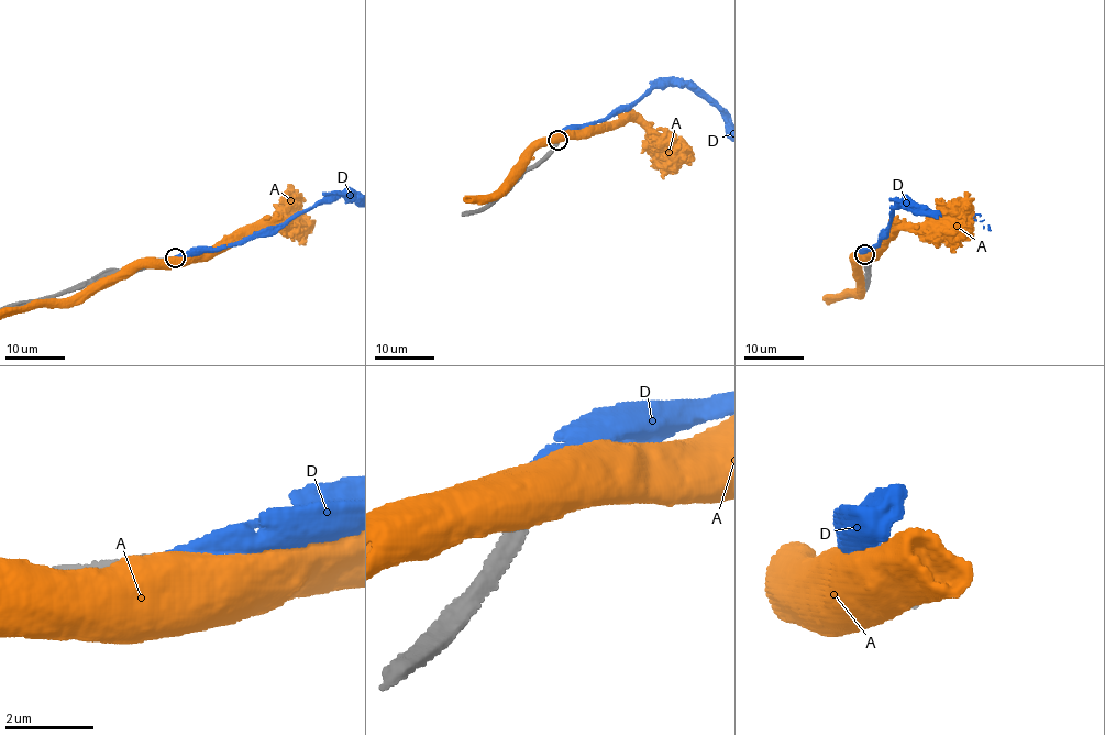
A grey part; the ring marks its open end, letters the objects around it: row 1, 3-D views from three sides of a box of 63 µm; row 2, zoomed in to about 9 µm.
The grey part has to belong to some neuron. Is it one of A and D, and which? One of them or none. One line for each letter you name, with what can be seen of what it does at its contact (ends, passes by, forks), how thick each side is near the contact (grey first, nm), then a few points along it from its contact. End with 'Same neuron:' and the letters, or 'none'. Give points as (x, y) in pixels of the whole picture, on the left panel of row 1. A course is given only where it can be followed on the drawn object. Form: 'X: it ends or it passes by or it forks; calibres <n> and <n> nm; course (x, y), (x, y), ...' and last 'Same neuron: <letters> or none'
D: it ends; calibres 400 and 420 nm
Same neuron: D

